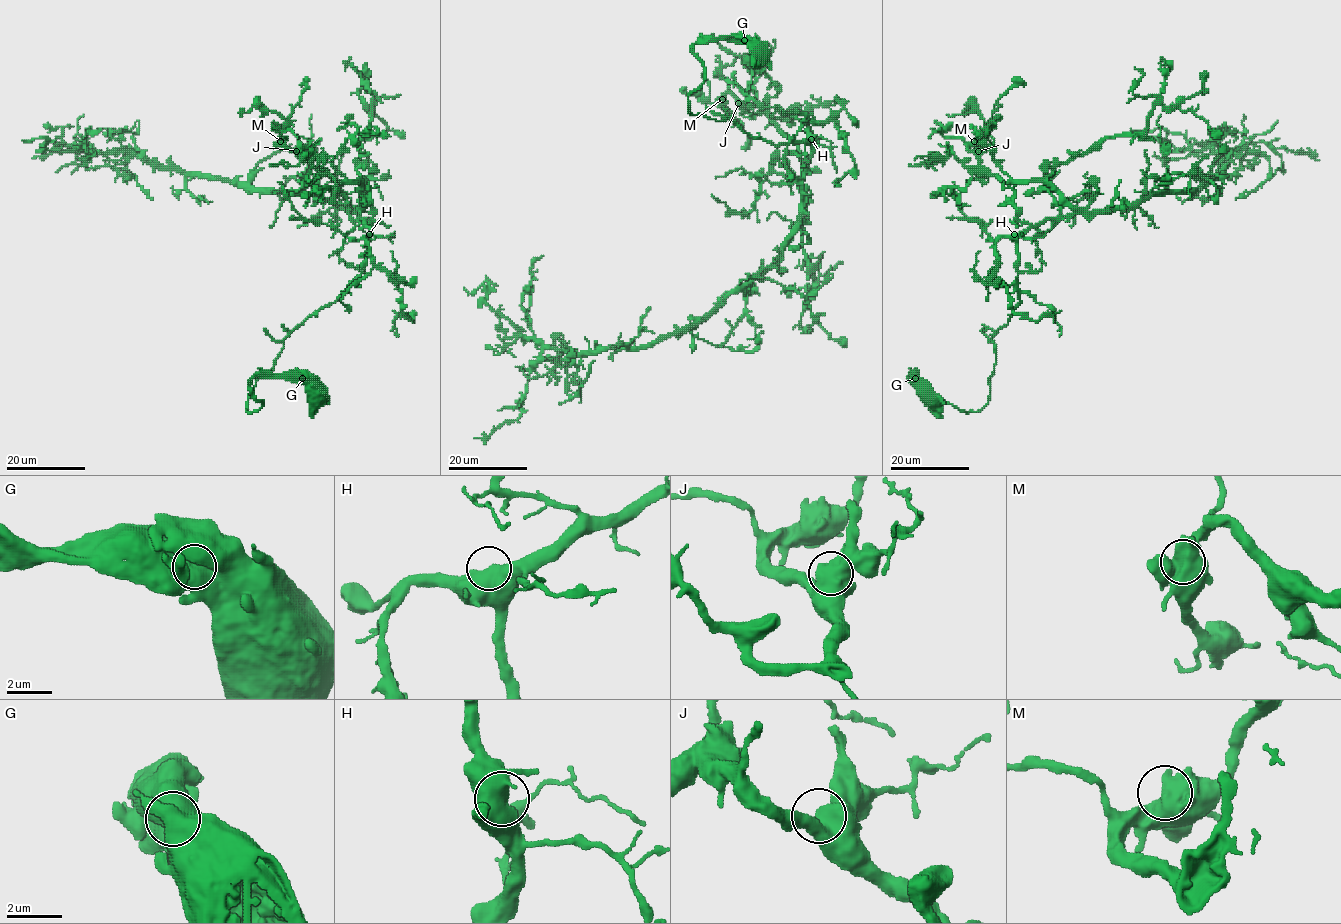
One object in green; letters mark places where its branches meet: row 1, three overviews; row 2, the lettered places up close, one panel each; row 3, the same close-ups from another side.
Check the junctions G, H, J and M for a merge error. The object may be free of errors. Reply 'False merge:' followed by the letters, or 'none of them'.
False merge: none of them

